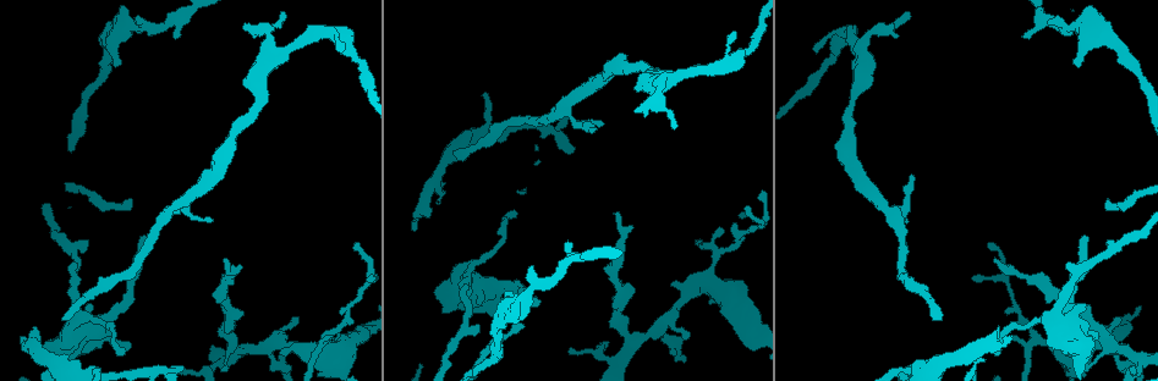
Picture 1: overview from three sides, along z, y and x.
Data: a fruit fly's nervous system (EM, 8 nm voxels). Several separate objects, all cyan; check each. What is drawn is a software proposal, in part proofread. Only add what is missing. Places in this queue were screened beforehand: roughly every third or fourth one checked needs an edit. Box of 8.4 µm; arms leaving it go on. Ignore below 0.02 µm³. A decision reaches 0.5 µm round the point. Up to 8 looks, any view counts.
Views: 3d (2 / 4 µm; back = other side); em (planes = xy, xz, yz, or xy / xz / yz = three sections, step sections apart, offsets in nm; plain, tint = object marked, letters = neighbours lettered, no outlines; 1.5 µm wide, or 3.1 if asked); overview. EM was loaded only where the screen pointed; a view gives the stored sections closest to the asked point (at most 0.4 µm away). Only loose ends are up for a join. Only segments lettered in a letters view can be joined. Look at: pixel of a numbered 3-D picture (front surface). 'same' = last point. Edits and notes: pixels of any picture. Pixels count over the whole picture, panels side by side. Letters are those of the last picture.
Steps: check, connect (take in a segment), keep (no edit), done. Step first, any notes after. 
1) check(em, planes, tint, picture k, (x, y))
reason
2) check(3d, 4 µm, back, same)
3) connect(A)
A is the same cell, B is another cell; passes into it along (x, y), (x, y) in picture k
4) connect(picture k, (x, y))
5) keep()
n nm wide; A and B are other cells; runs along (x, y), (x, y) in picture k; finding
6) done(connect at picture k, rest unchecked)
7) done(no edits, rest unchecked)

check(em, planes, letters, picture 1, (242, 27))
an open end

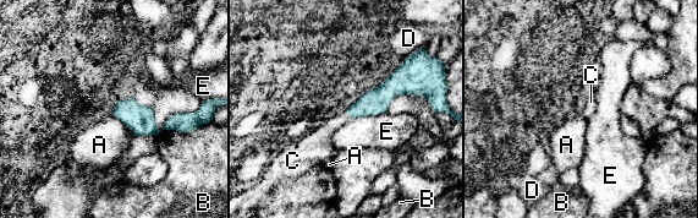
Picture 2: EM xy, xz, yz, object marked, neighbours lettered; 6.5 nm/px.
connect(C)
140 nm wide; C is the same cell, A, B, D and E are other cells; it goes on there

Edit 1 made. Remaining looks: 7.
check(overview)
see it whole again

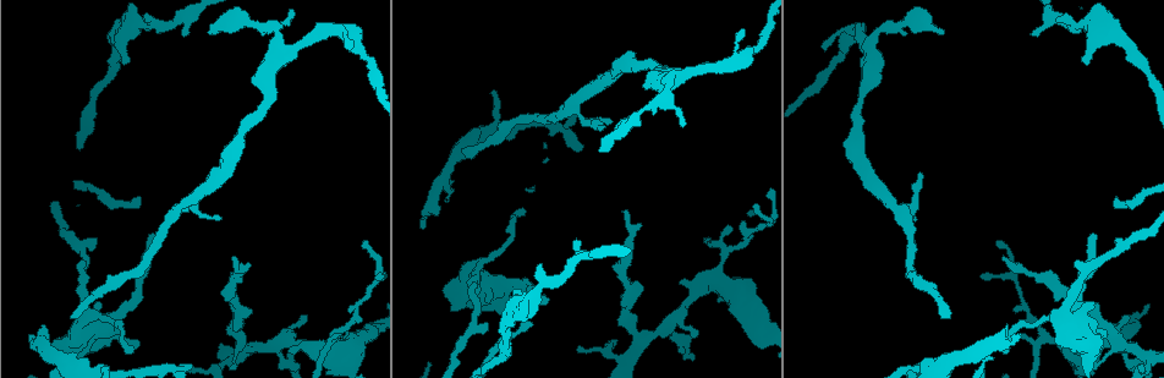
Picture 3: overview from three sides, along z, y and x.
check(em, xz, step 8, plain, picture 3, (1032, 33))
free end

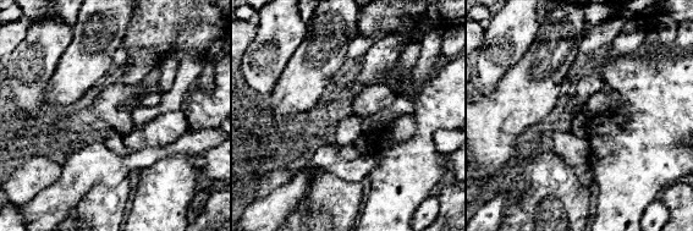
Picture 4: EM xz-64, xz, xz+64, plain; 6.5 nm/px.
check(em, xz, step 8, letters, same)

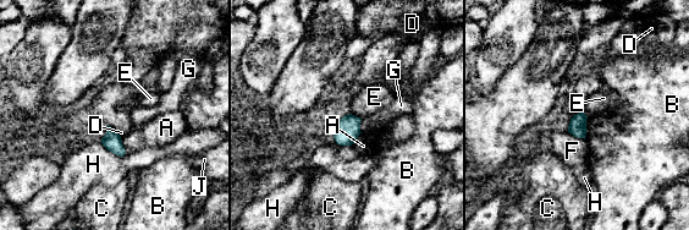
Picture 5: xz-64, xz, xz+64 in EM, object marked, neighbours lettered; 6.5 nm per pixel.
keep()
A, B, C, D, E, F, G, H and J are other cells; border along (351, 113), (360, 119) in picture 5; no lettered segment goes on from it

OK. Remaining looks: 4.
check(em, planes, letters, picture 3, (1128, 314))
an open end

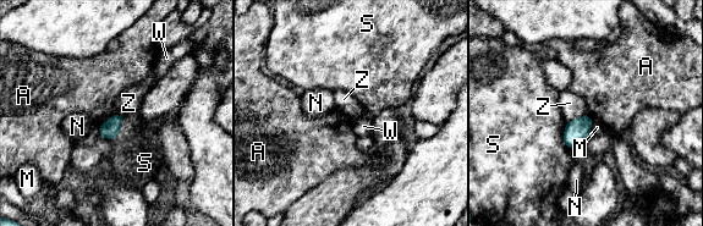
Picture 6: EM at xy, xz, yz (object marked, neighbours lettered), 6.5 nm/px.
keep()
120 nm wide; A, M, N, S, W and Z are other cells; border along (585, 114), (572, 119), (566, 125) in picture 6; no lettered segment goes on from it

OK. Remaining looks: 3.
done(connect at picture 2, rest unchecked)

